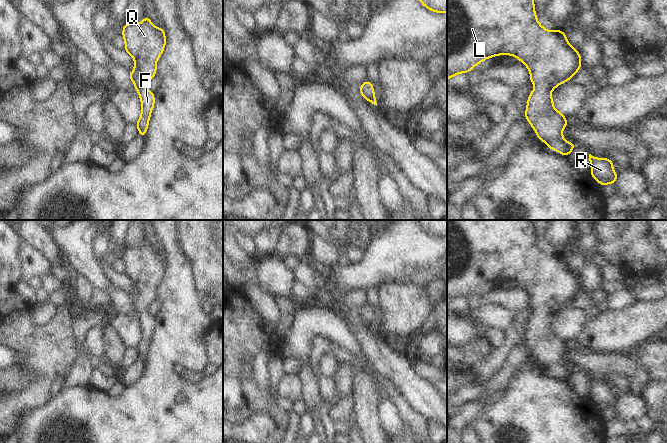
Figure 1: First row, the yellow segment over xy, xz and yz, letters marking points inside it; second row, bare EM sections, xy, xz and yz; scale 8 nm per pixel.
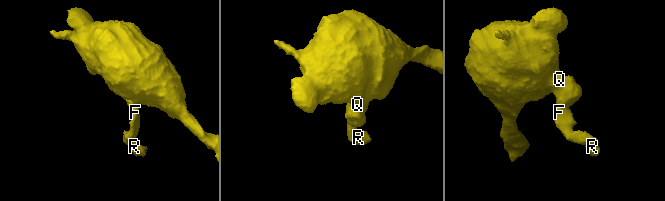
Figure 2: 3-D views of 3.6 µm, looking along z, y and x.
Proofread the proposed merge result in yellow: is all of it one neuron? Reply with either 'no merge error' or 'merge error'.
no merge error

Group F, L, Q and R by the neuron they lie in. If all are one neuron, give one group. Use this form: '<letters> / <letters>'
F L Q R

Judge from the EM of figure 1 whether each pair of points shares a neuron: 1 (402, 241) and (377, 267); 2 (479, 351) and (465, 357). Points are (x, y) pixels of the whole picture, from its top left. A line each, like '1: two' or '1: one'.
1: one
2: one

